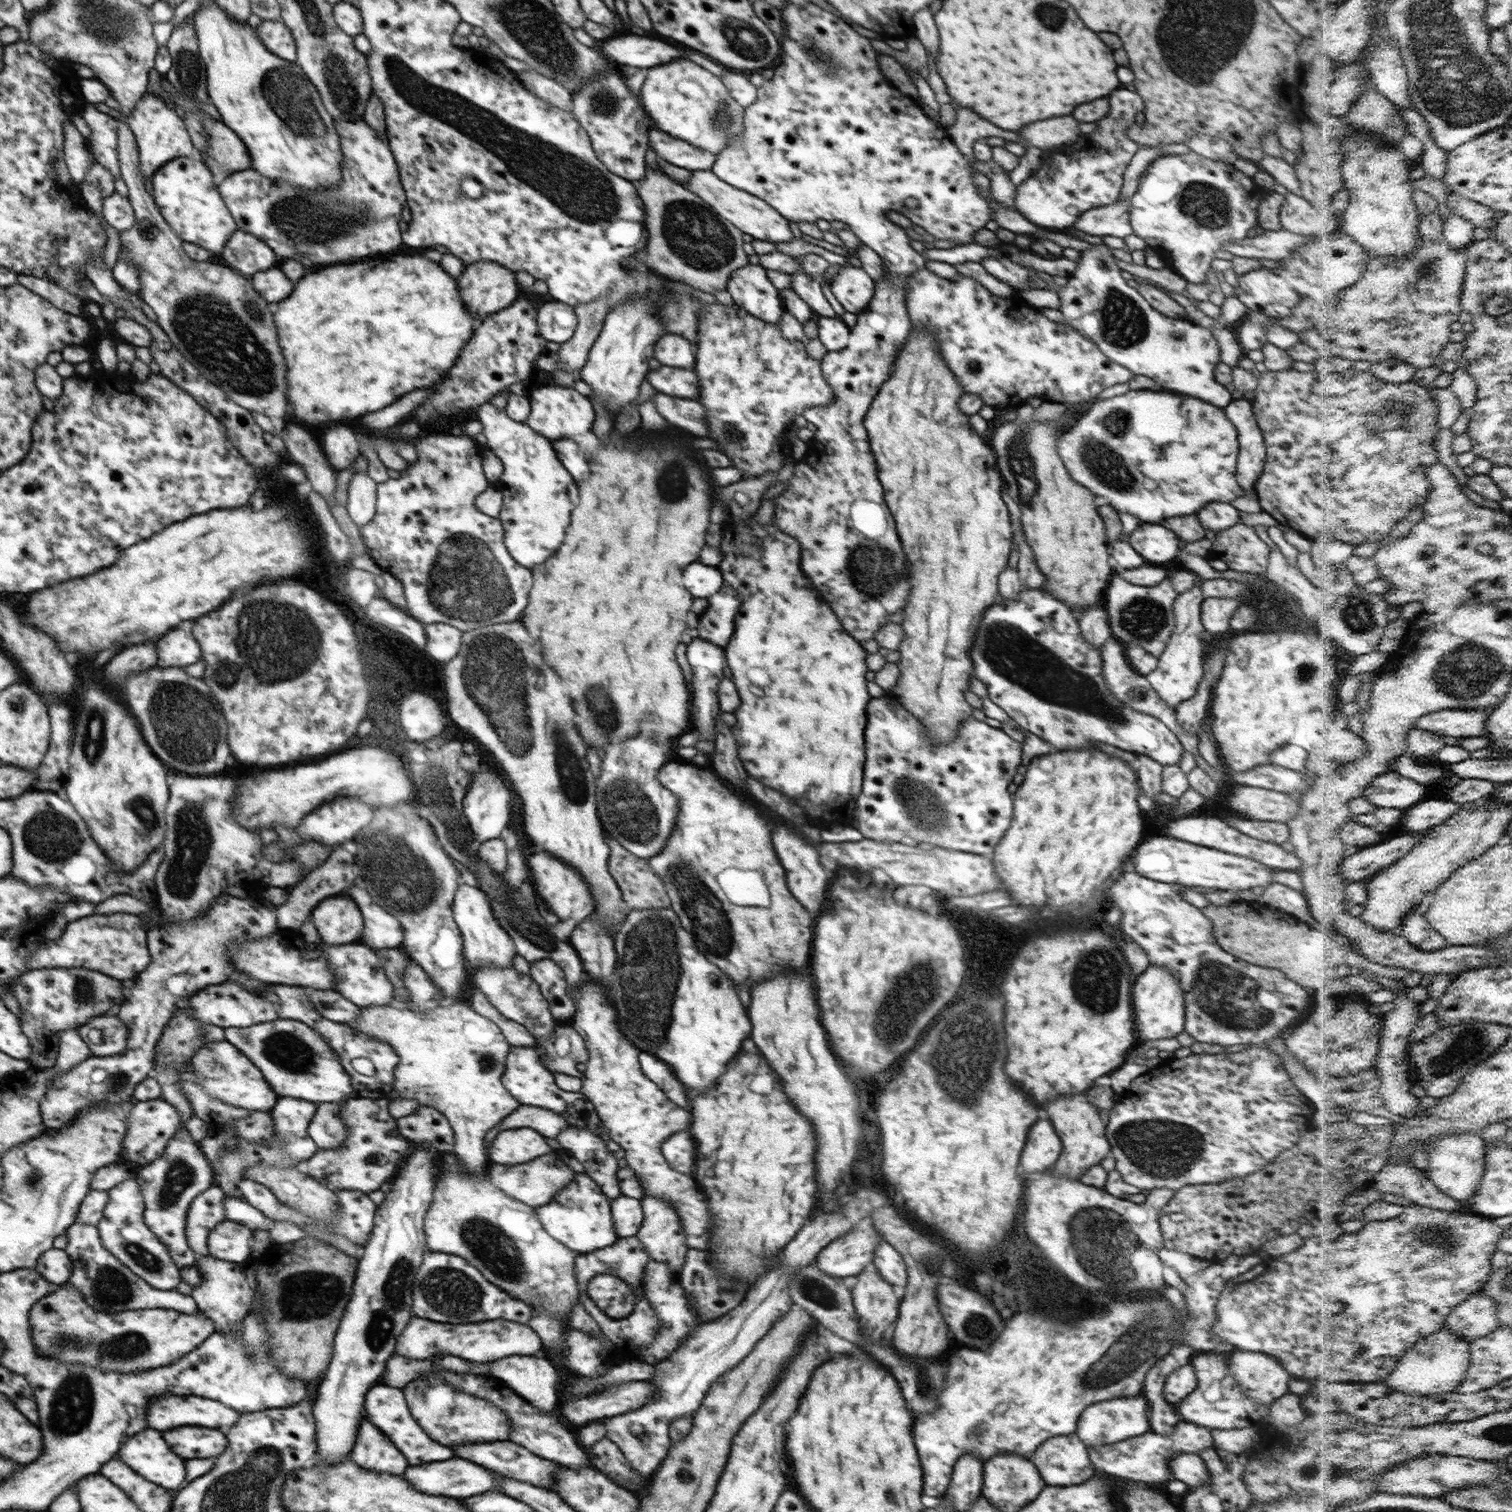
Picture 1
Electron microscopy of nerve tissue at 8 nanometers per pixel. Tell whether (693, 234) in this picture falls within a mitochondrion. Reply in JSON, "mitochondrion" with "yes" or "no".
{"mitochondrion":"yes"}

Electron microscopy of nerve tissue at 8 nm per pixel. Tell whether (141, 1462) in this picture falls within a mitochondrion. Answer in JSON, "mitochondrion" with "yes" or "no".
{"mitochondrion":"no"}

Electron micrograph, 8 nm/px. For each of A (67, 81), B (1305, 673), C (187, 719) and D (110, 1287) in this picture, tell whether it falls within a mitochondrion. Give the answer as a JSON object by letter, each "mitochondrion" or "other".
{"A":"other","B":"mitochondrion","C":"mitochondrion","D":"mitochondrion"}

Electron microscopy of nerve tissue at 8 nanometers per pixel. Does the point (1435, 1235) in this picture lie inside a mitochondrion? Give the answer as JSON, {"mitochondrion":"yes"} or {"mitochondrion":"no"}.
{"mitochondrion":"yes"}

